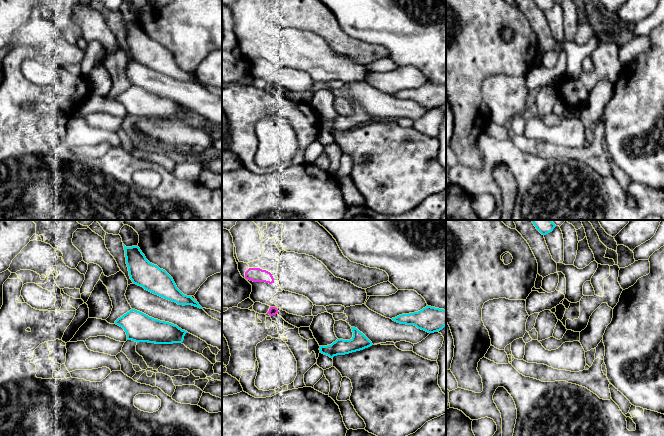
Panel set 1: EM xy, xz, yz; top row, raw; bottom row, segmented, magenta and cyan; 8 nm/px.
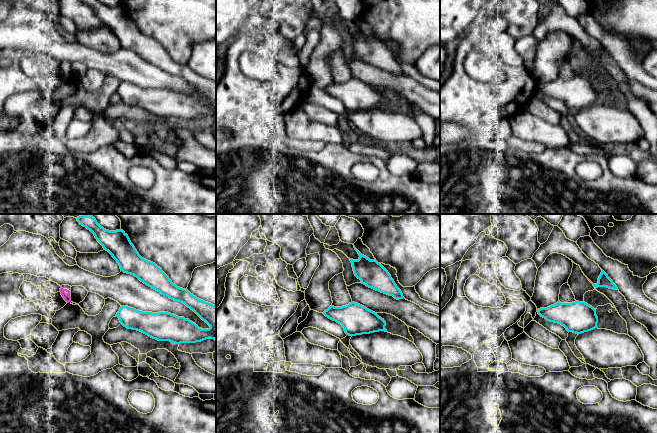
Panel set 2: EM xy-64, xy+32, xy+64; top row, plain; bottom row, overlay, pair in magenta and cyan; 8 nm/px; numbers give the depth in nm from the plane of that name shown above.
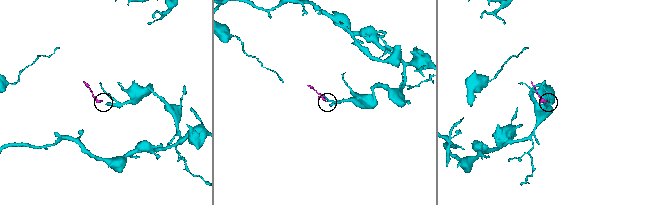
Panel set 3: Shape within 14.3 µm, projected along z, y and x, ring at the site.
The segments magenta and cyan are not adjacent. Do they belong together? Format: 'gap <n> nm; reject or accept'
gap 440 nm; reject

